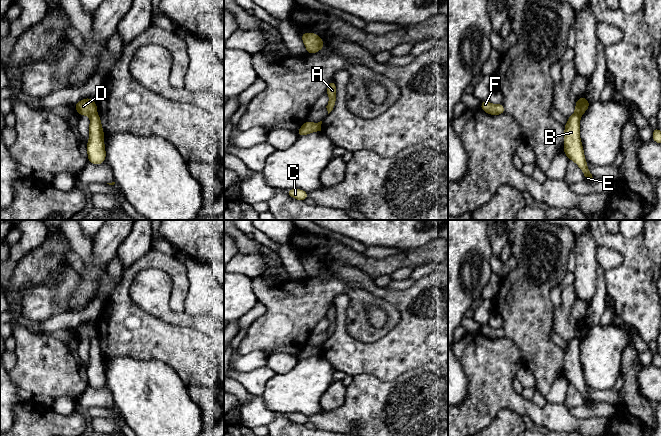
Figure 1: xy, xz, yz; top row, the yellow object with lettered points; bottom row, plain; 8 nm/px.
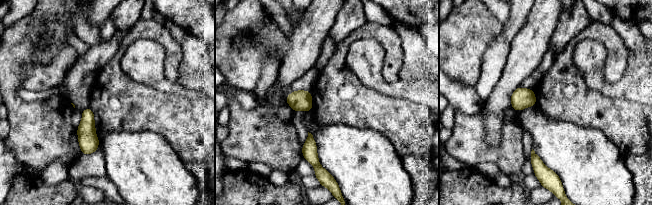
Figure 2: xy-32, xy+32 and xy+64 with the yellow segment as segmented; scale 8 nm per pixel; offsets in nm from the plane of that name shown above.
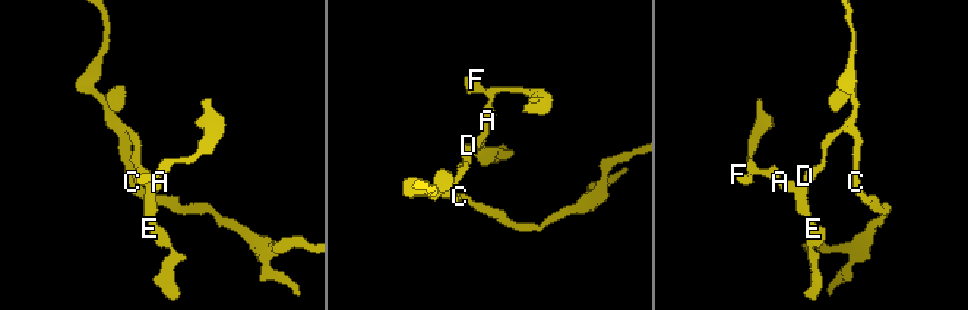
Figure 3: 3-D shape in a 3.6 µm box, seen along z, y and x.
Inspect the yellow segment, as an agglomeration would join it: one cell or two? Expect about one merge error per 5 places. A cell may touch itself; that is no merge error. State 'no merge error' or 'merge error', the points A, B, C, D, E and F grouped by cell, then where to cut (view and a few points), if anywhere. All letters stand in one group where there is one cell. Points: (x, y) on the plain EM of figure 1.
merge error; A B E F / C D; cut in xy along (96, 336), (90, 340)

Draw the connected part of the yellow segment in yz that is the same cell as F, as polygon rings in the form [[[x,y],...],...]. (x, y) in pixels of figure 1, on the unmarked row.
[[[488,324],[481,326],[480,332],[490,339],[500,339],[505,337],[505,333],[502,327],[494,329]]]

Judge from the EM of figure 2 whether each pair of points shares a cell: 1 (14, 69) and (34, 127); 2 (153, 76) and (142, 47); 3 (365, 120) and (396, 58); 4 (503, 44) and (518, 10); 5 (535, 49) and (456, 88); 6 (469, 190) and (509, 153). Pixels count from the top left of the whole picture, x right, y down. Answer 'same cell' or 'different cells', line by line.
1: same cell
2: same cell
3: same cell
4: same cell
5: different cells
6: different cells

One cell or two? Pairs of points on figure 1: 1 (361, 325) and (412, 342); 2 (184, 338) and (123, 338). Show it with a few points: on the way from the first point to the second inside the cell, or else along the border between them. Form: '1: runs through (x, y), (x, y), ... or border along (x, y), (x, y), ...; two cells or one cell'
1: border along (400, 314), (399, 321), (386, 334), (365, 342); two cells
2: runs through (169, 338), (138, 338); one cell

